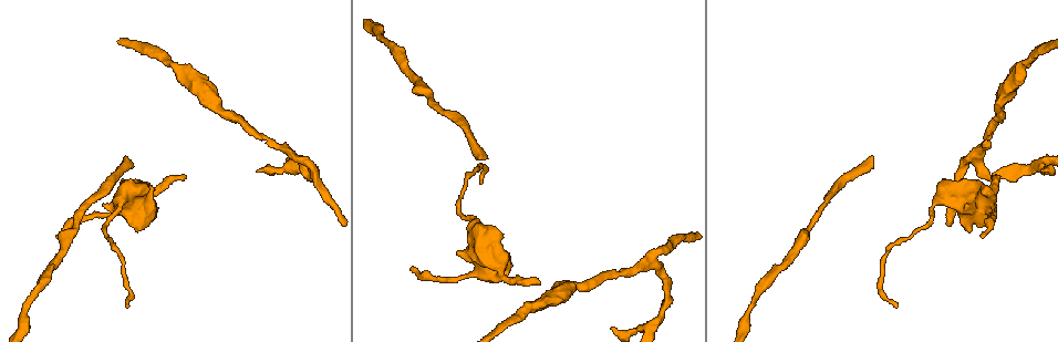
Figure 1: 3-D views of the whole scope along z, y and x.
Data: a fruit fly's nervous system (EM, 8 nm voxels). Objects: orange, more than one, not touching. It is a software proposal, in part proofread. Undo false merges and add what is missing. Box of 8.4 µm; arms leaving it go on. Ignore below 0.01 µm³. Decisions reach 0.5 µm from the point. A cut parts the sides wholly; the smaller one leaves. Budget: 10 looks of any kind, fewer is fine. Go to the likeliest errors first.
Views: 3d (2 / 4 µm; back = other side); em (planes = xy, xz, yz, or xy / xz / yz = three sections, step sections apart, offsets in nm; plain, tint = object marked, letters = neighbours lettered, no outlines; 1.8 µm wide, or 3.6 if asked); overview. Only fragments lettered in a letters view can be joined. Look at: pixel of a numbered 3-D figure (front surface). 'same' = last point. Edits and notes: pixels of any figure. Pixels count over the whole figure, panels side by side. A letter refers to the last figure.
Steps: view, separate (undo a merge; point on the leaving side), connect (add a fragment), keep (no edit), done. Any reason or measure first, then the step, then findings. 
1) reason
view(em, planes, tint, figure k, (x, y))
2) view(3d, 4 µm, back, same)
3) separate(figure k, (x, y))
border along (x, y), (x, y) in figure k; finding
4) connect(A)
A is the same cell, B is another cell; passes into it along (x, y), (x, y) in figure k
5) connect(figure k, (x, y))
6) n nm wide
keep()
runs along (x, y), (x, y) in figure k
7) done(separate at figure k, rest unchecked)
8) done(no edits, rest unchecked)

long arm stops here
view(em, yz, step 8, letters, figure 1, (871, 157))

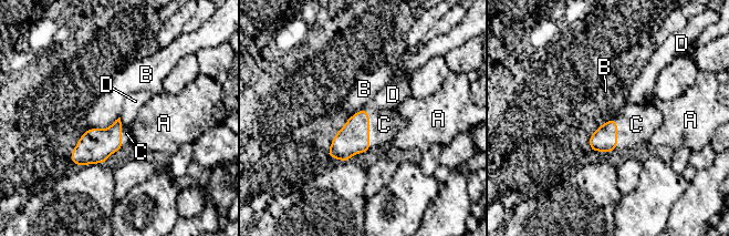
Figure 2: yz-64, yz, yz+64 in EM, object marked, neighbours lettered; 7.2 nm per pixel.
another direction
view(em, planes, letters, same)

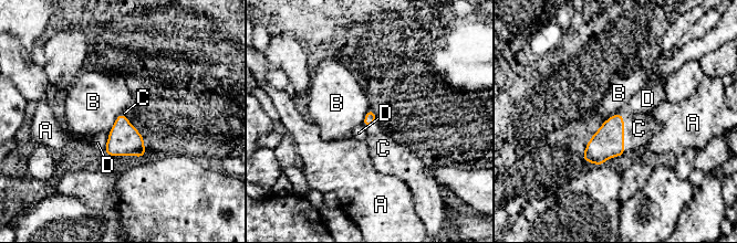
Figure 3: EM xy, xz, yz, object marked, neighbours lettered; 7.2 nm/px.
connect(C)
C is the same cell, A, B and D are other cells; passes into it along (608, 141), (623, 133), (639, 128) in figure 3; the neuron continues

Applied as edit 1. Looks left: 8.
free end
view(em, planes, tint, figure 1, (612, 329))

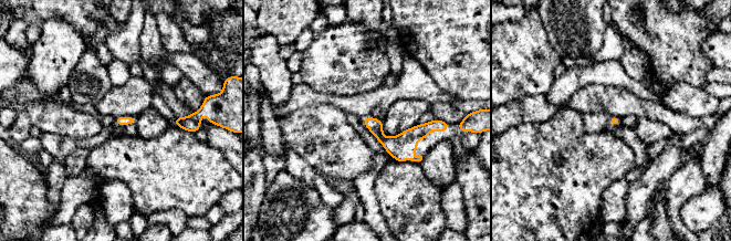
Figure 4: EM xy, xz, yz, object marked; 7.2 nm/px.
view(em, planes, letters, same)

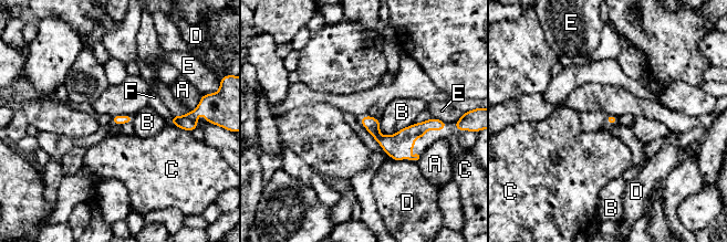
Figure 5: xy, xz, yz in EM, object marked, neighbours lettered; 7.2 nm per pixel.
B touches over 280 nm
keep()
A, B, C, D, E and F are other cells; border along (414, 123), (393, 134), (378, 132) in figure 5; no lettered fragment goes on from it

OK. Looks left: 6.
tapers out
view(em, yz, step 8, letters, figure 1, (184, 177))

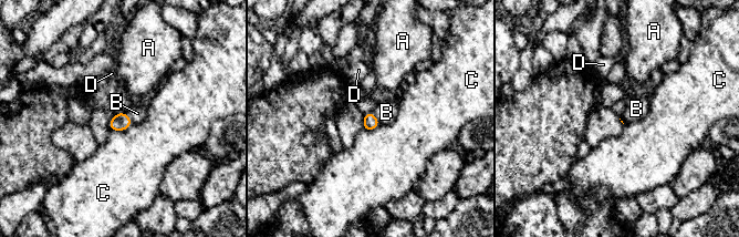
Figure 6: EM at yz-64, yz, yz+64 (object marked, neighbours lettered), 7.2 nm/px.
connect(B)
B is the same cell, A, C and D are other cells; passes into it along (121, 121), (128, 117), (137, 113) in figure 6; the neuron continues

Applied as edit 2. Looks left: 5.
thin end
view(em, planes, letters, figure 1, (409, 269))

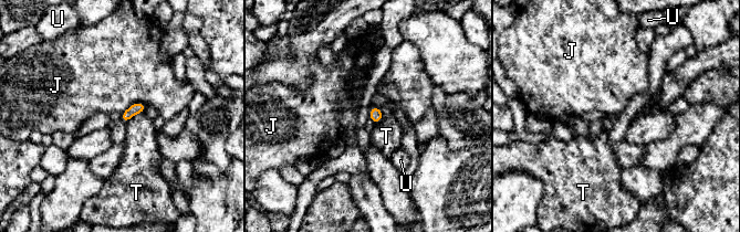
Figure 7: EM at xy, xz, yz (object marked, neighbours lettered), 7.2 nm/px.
80 nm wide
keep()
J, T and U are other cells; no lettered fragment goes on from it

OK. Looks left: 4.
done(connect at figure 3, connect at figure 6, rest unchecked)

